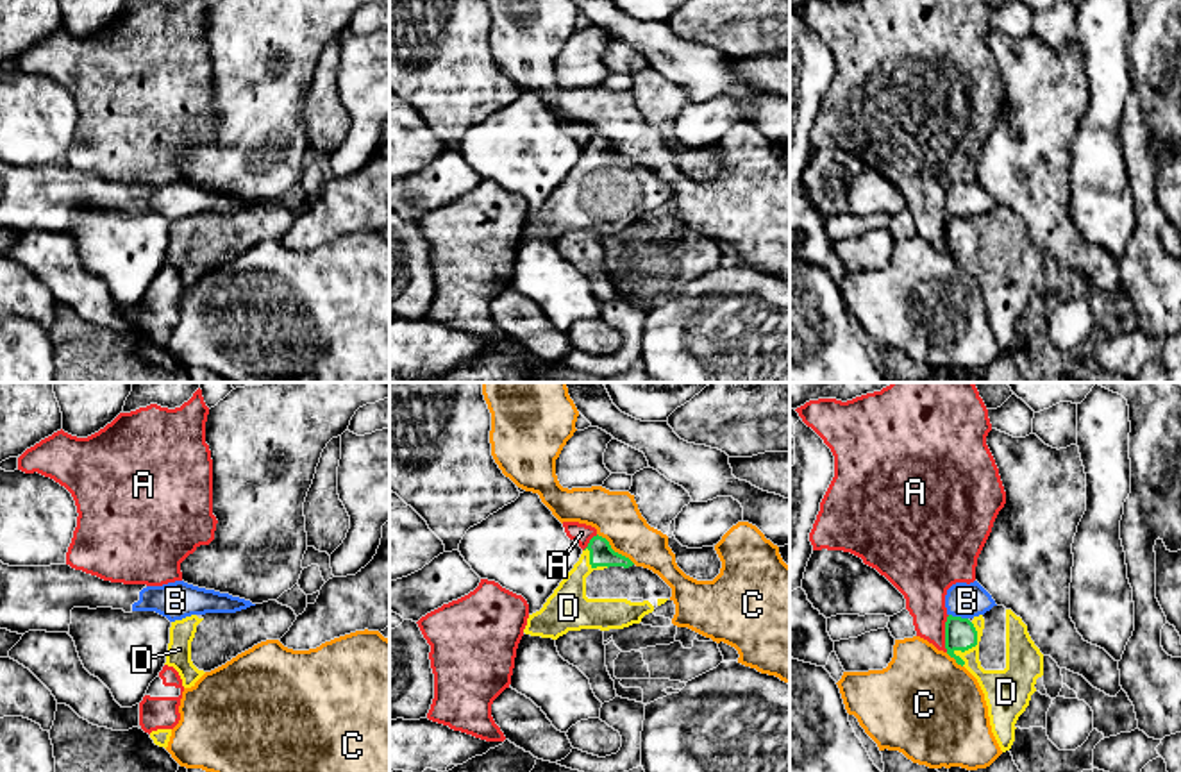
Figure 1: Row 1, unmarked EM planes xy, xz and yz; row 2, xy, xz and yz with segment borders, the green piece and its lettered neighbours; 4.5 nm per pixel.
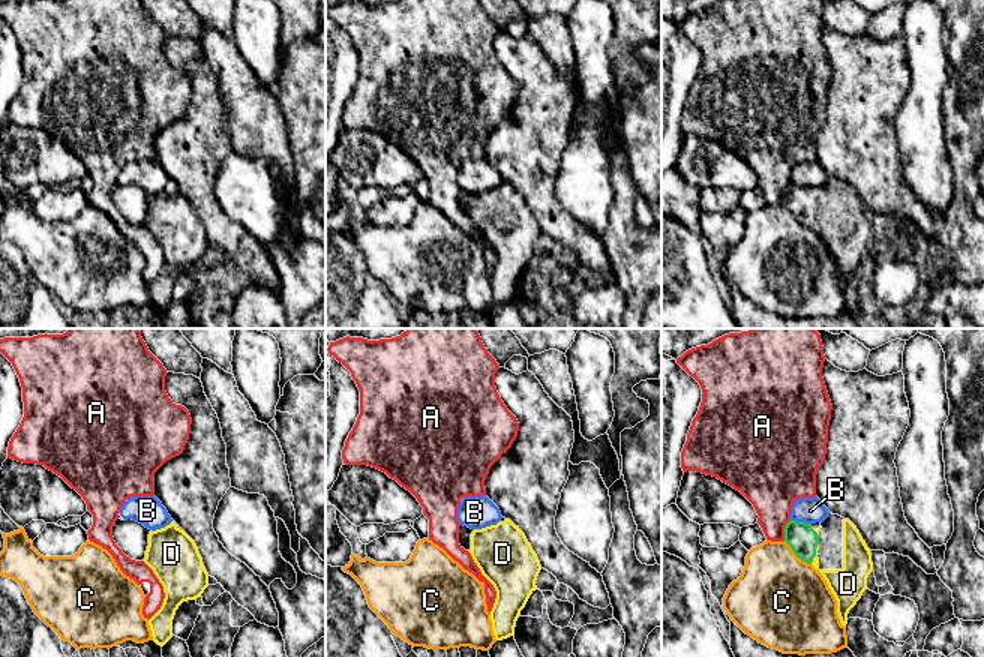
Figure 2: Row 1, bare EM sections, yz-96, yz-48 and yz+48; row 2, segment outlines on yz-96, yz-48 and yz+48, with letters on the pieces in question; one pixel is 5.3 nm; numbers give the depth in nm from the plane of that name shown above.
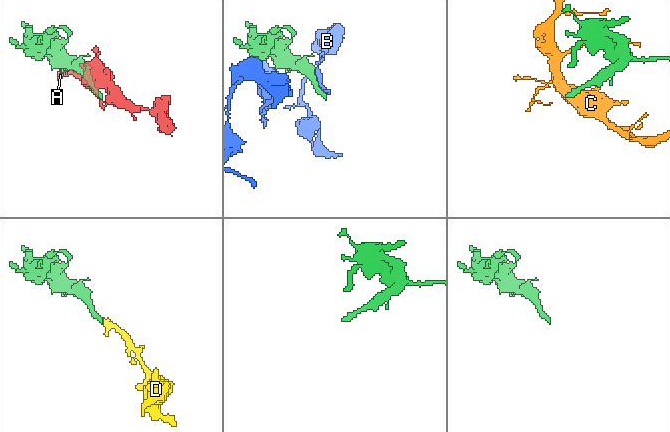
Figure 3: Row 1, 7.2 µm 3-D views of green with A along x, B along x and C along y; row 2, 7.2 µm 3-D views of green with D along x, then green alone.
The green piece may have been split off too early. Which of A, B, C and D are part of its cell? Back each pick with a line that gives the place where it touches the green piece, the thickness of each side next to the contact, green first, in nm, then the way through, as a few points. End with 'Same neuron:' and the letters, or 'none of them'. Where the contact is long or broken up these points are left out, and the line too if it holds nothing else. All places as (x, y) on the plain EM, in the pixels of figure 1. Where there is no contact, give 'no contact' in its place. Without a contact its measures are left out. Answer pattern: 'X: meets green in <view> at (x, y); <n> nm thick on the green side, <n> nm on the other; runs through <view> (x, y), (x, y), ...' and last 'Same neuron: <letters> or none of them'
D: meets green in yz at (969, 247); 140 nm thick on the green side, 190 nm on the other; runs through yz (960, 234), (969, 247), (972, 265), (1005, 290)
Same neuron: D

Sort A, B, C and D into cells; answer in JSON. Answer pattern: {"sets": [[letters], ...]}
{"sets": [["A"], ["B"], ["C"], ["D"]]}

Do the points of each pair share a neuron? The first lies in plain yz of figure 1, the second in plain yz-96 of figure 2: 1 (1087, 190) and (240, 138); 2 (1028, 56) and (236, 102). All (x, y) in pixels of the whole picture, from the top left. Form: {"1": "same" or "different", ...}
{"1": "different", "2": "different"}

